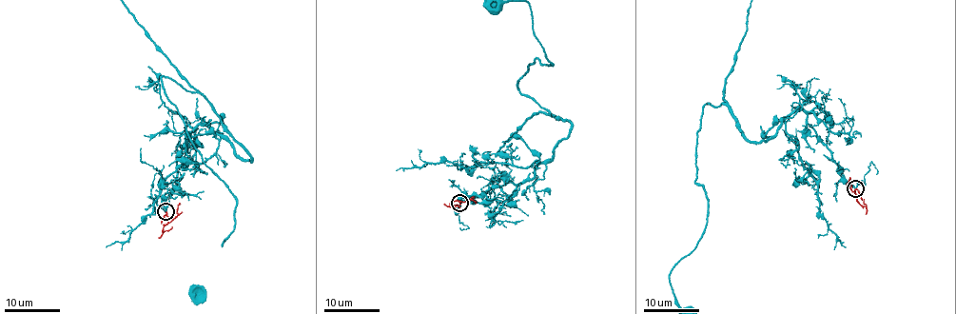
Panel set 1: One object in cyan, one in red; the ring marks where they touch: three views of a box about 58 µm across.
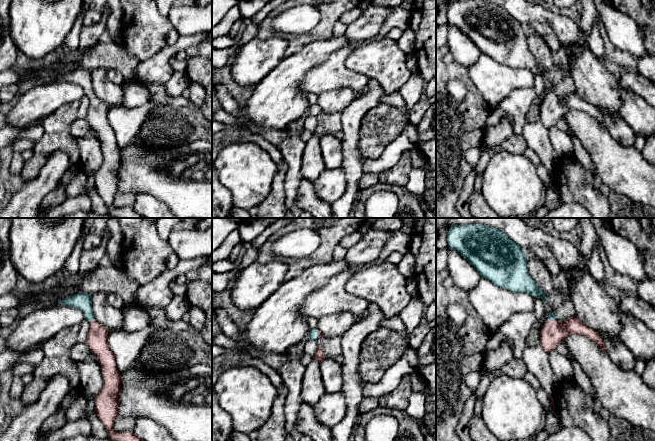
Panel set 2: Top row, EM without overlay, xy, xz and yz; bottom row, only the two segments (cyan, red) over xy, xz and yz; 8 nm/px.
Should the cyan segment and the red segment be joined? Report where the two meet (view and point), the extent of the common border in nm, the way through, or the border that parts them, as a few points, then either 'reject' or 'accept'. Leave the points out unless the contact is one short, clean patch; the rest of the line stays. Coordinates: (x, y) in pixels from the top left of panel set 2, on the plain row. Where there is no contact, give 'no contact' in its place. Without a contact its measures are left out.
contact xy (91, 95); length 50 nm; way xy (83, 77), (91, 95), (96, 105), (97, 113); accept

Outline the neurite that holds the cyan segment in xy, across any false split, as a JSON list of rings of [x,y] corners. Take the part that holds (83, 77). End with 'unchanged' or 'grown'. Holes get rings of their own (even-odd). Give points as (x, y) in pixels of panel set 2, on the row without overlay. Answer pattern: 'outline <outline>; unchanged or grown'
outline [[[74,70],[59,77],[58,80],[81,86],[90,99],[85,119],[99,136],[103,154],[101,167],[95,172],[95,188],[107,205],[109,214],[116,218],[143,218],[133,207],[116,208],[113,206],[113,200],[117,194],[117,176],[122,154],[116,143],[115,132],[107,118],[109,108],[94,94],[92,71]]]; grown

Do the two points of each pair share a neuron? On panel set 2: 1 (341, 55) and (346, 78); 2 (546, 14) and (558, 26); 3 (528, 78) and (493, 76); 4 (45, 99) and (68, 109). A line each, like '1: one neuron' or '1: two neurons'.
1: one neuron
2: one neuron
3: one neuron
4: two neurons

